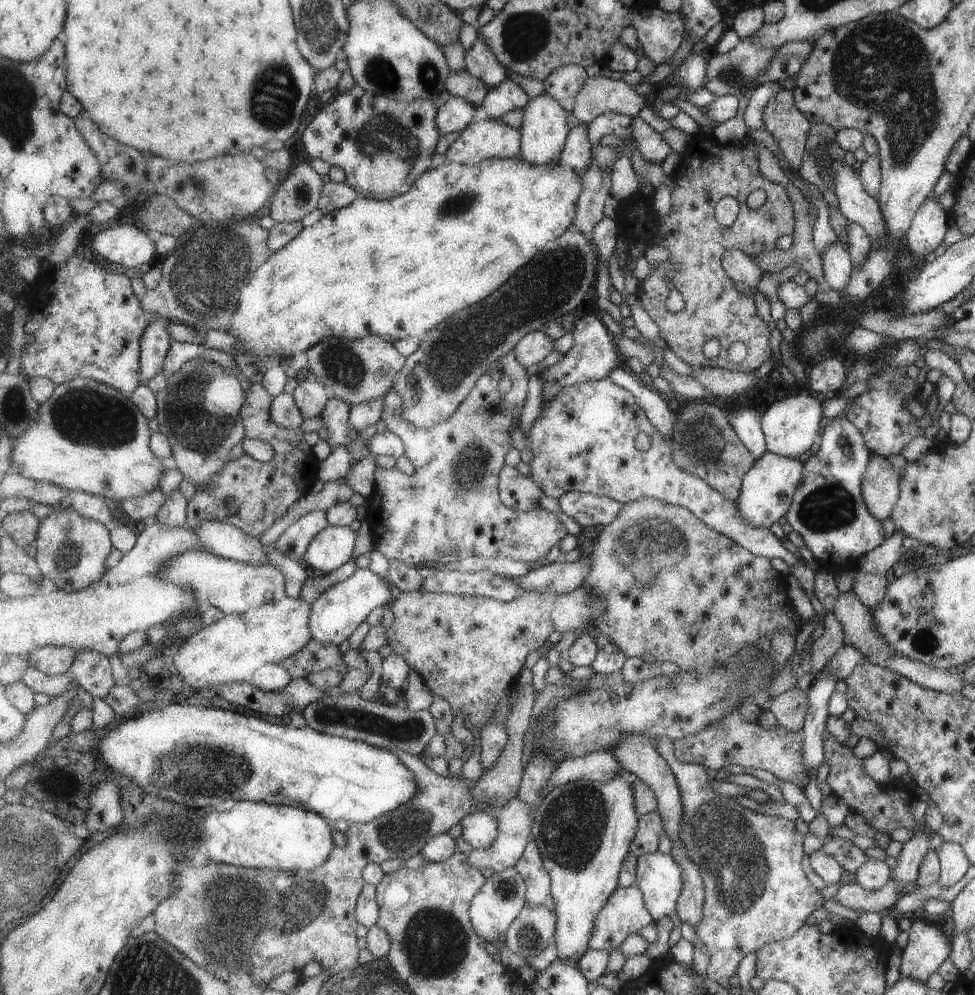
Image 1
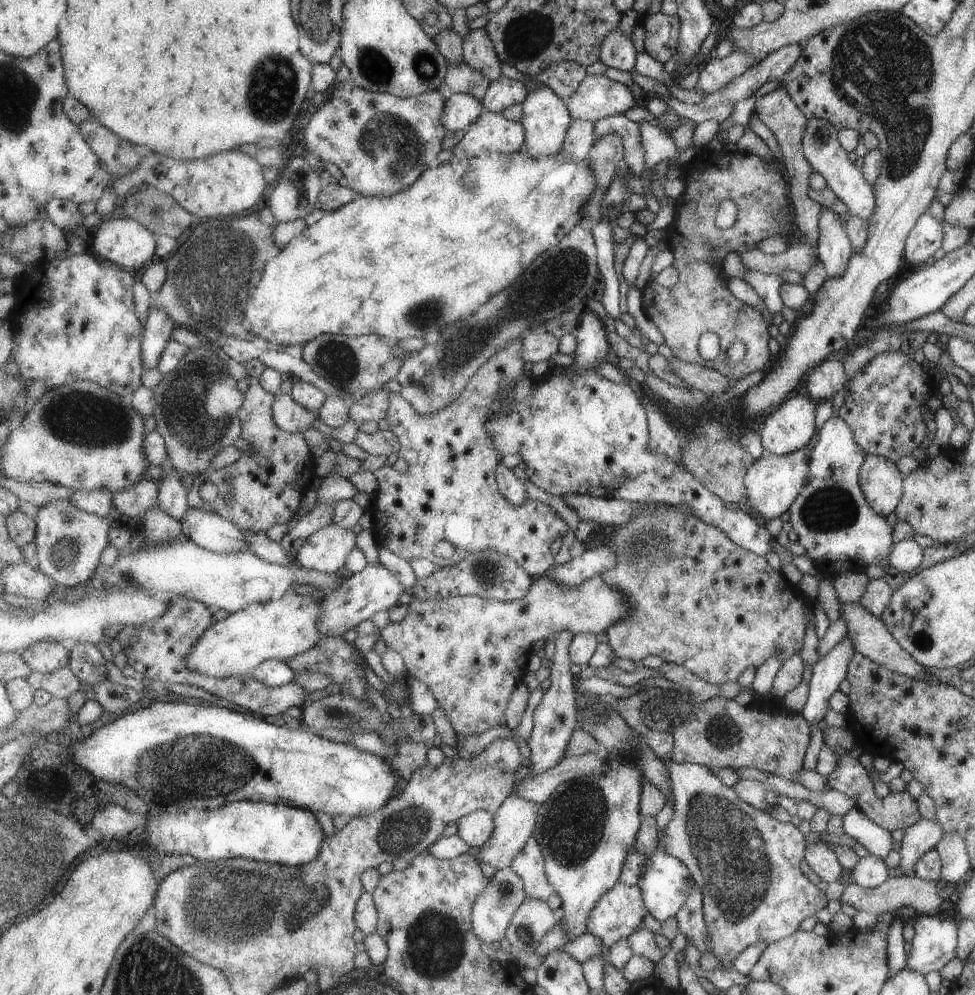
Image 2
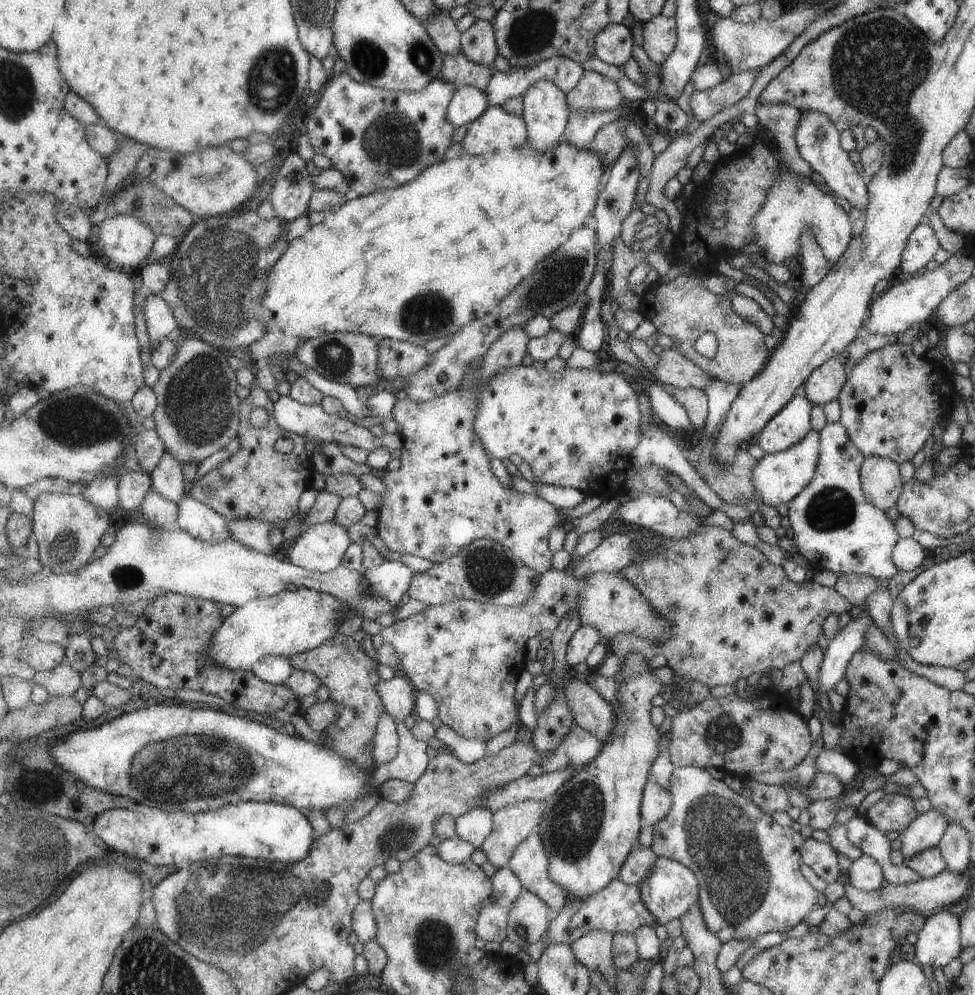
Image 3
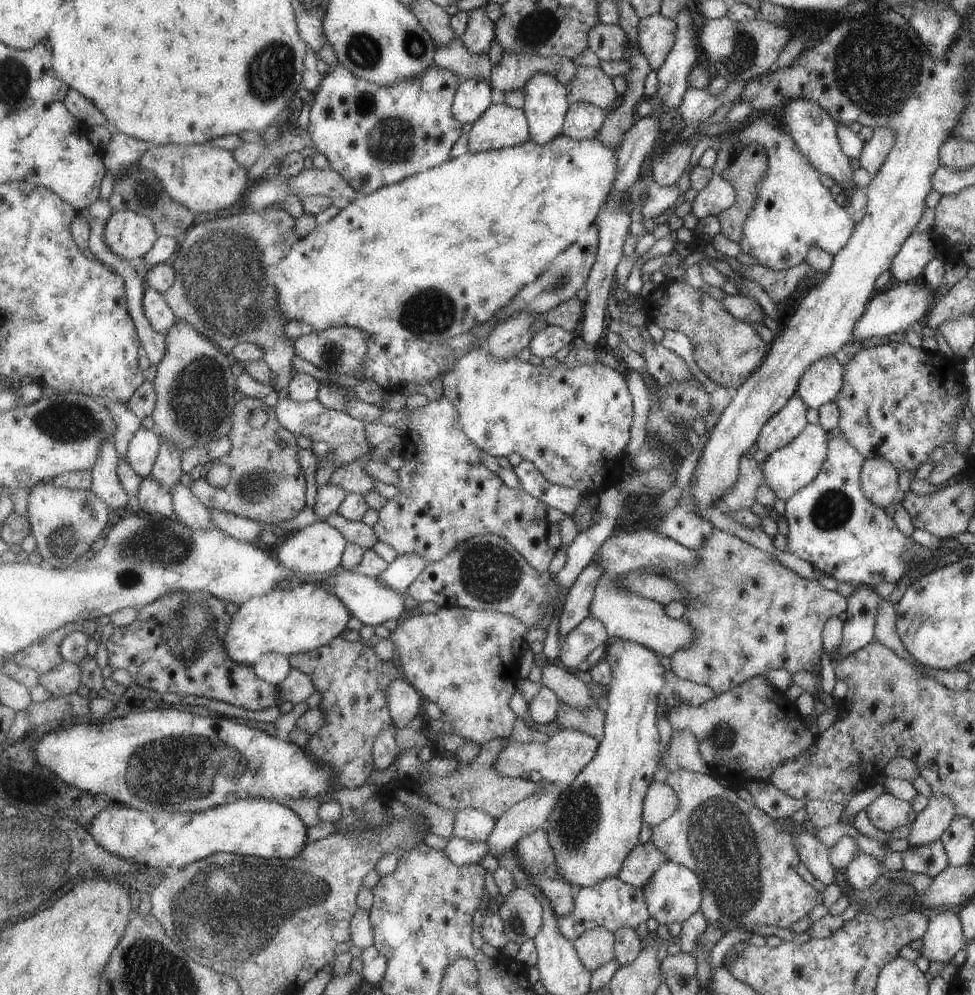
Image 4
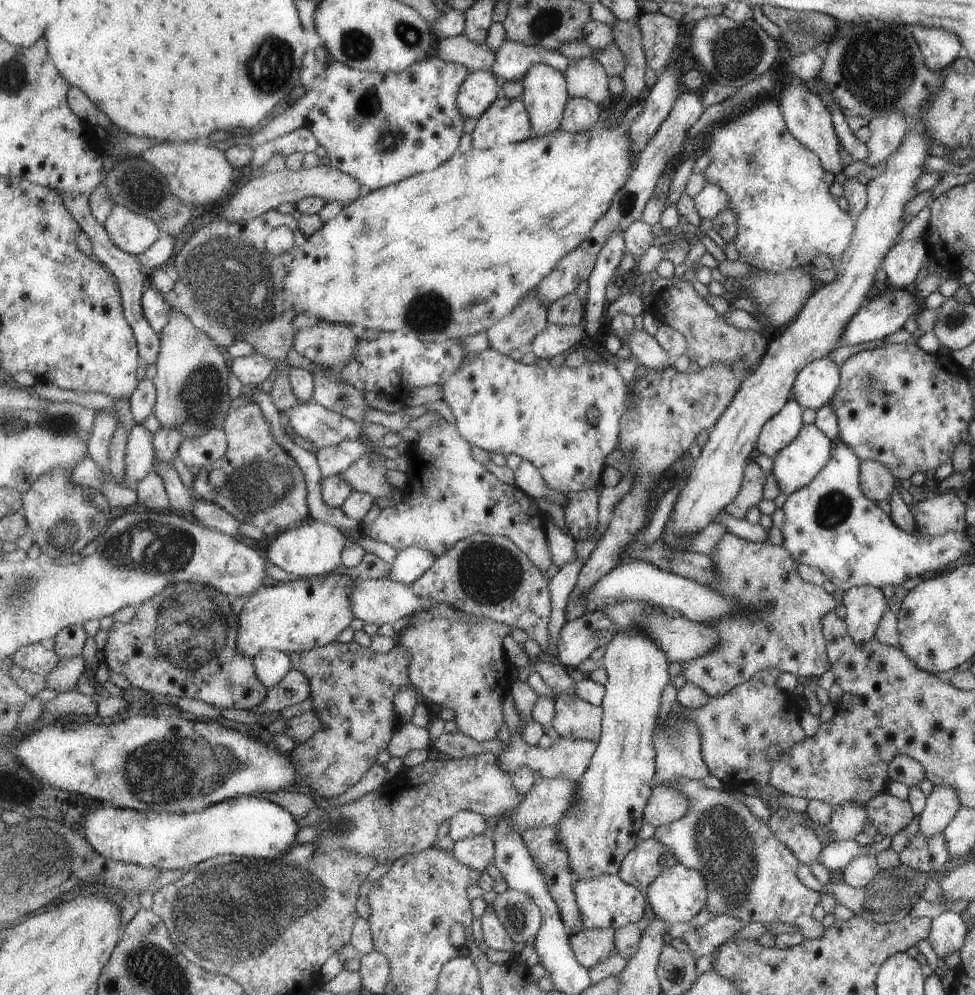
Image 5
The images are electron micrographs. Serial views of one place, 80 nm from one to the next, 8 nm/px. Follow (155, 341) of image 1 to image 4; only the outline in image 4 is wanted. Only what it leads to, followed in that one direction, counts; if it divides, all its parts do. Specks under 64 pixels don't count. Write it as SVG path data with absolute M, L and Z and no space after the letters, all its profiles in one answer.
M147 288L144 292L145 318L155 327L157 332L167 334L168 330L176 323L177 316L165 295L155 288Z

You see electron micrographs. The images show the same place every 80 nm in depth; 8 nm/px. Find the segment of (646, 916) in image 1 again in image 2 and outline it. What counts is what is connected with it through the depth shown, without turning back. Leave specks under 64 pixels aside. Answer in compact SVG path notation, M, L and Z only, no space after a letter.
M621 882L615 884L610 892L607 892L599 904L591 910L591 918L587 922L589 933L595 933L595 936L603 942L603 946L613 948L623 938L629 939L633 932L639 930L651 930L655 934L661 935L661 922L651 915L645 905L642 889L636 886L627 886Z

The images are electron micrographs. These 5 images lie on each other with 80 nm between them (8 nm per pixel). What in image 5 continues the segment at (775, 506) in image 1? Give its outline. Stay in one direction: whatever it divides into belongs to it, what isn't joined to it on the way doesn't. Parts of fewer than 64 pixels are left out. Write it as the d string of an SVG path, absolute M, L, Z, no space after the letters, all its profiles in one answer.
M814 424L803 425L798 436L785 448L778 451L773 458L773 467L770 474L773 474L777 481L780 493L790 495L793 491L805 487L830 460L833 450L833 441L827 438Z

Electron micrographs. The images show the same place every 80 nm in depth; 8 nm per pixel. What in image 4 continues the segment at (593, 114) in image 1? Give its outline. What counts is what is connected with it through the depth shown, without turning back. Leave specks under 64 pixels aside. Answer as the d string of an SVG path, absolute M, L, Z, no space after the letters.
M578 65L573 79L566 84L570 104L586 102L611 110L621 99L613 79L601 68Z

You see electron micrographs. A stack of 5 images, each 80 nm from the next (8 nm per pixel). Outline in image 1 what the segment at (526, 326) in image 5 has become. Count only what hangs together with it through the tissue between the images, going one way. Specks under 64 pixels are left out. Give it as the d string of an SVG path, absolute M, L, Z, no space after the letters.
M513 351L491 364L487 374L481 376L473 392L447 422L435 424L429 430L415 428L411 422L403 420L403 398L394 389L389 392L384 398L381 418L388 430L405 442L406 455L415 472L407 476L397 468L378 468L375 474L376 490L367 501L365 519L370 523L377 551L387 559L396 559L414 568L425 560L448 563L473 556L485 559L515 558L529 564L545 562L547 554L568 536L565 524L553 512L541 506L529 512L517 512L507 508L499 498L500 472L505 468L507 454L513 448L513 430L520 426L527 392L529 374Z

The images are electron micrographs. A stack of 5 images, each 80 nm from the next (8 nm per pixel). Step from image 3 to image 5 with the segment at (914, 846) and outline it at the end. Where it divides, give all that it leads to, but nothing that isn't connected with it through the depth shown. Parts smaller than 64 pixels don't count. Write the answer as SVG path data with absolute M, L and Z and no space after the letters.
M935 785L919 814L918 833L931 836L942 831L959 810L955 790L949 785Z

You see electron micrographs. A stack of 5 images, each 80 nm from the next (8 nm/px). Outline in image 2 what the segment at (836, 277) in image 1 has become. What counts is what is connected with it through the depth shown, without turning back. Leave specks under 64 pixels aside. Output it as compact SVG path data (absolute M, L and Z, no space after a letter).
M821 208L818 222L817 257L826 278L841 276L847 270L853 249L846 236L846 224L839 214Z

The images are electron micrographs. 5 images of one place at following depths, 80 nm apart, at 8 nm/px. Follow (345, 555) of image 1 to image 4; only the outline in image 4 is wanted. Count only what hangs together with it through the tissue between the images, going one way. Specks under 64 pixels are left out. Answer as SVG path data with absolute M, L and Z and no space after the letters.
M320 520L285 536L273 555L294 572L325 574L342 564L343 553L346 551L347 545L345 536L337 528L333 528L329 522Z

